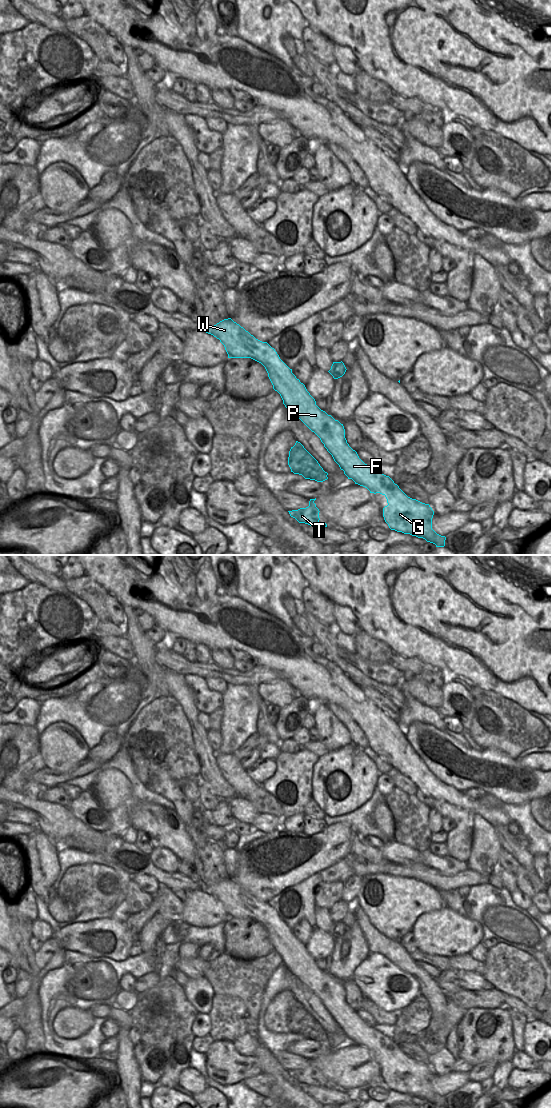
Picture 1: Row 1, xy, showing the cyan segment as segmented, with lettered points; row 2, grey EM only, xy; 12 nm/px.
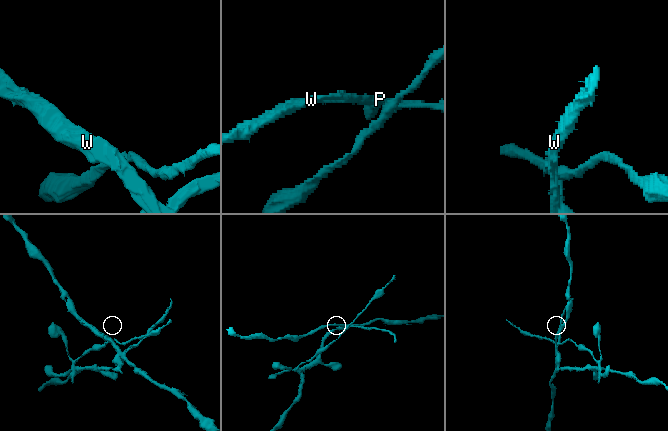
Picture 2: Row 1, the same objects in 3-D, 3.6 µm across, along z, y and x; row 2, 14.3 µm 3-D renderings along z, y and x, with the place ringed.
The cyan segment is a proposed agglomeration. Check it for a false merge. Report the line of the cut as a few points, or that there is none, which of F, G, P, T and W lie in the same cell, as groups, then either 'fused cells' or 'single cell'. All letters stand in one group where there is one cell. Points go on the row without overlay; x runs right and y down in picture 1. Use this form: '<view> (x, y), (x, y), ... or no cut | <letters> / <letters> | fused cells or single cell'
xy (324, 1004), (327, 1009) | F G P W / T | fused cells

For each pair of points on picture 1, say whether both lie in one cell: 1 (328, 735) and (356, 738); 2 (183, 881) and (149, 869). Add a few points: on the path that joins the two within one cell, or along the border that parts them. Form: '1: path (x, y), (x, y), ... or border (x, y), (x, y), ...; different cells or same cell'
1: border (336, 718), (347, 729), (352, 741); different cells
2: path (175, 880), (167, 880), (157, 874); same cell

